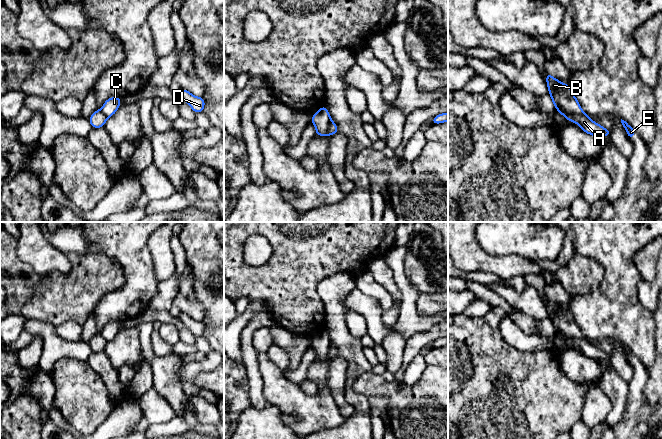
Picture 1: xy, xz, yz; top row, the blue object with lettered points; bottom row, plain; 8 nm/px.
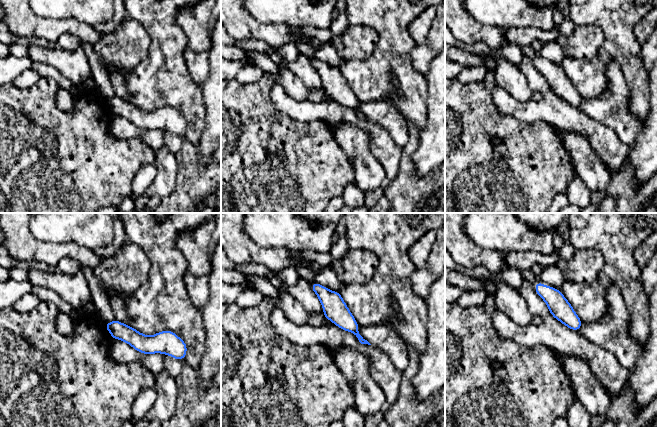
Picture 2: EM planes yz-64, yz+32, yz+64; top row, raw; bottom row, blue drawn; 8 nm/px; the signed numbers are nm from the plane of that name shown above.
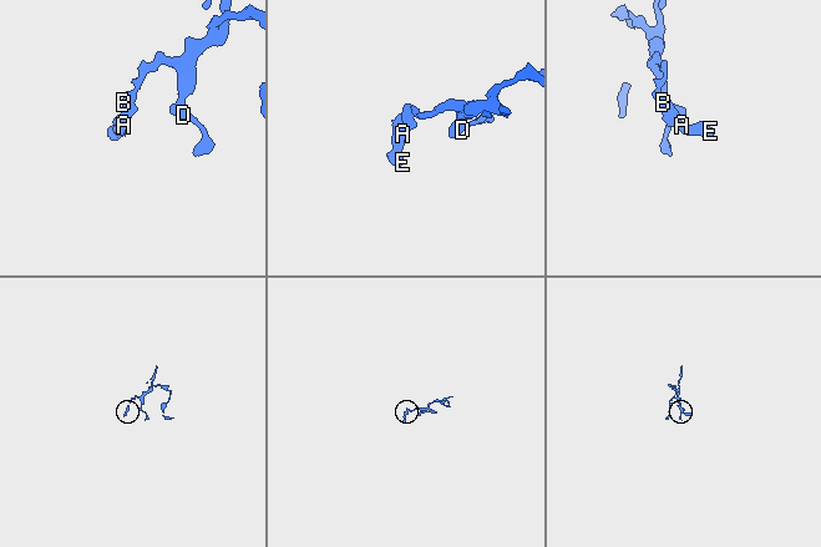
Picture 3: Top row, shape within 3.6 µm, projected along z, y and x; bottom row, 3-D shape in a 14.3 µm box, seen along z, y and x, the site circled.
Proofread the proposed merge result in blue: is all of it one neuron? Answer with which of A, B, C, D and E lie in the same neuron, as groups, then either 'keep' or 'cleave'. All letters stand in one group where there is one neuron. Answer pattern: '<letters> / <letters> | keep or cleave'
A E / B C D | cleave

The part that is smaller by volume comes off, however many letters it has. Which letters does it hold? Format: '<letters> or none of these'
A, E

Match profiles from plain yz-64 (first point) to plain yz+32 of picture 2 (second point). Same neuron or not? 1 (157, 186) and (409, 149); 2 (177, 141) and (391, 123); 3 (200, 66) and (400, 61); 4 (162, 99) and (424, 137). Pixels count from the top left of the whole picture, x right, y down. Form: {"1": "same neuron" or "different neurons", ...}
{"1": "different neurons", "2": "same neuron", "3": "different neurons", "4": "different neurons"}

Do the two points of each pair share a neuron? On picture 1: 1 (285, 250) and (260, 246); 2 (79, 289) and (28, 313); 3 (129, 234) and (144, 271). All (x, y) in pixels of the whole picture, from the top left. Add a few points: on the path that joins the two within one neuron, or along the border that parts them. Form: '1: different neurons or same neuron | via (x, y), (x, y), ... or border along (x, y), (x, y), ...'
1: different neurons | border along (252, 234), (271, 248), (256, 266)
2: same neuron | via (66, 297), (60, 297), (41, 307)
3: same neuron | via (129, 243), (129, 248), (136, 262)

